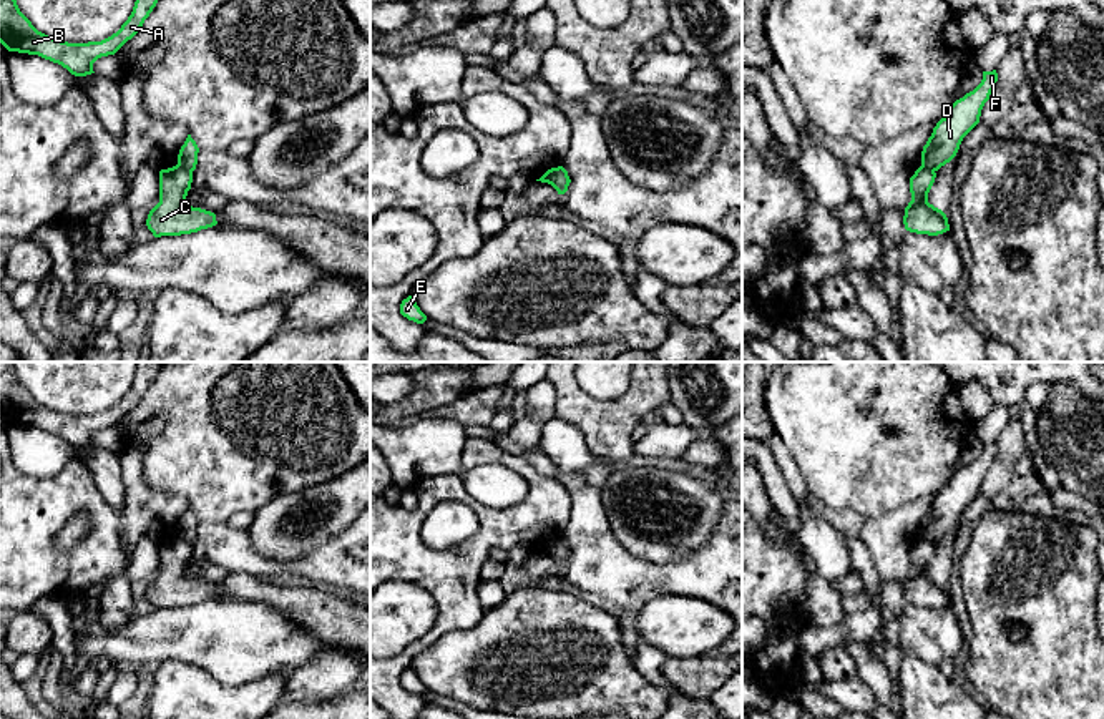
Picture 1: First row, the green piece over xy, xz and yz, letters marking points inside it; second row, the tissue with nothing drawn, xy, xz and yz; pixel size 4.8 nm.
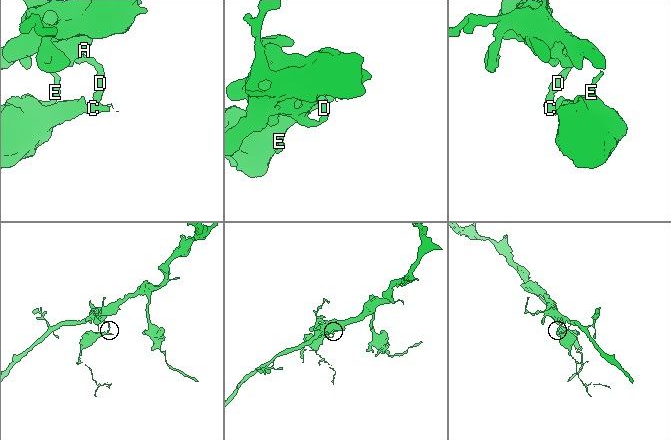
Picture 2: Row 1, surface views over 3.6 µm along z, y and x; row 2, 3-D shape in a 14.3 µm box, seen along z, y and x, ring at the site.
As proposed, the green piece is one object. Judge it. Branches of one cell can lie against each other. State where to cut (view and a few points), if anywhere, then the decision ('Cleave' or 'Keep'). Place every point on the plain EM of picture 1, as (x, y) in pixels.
Split along xy (178, 535), (191, 545). Cleave

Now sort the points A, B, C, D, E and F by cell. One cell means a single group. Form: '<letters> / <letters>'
A B D F / C E

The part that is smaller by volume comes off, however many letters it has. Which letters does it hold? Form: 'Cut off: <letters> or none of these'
Cut off: C, E

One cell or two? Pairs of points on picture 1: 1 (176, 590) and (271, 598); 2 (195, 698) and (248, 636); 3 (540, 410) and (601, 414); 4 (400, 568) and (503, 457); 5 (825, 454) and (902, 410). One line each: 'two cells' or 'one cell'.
1: one cell
2: two cells
3: two cells
4: one cell
5: one cell

